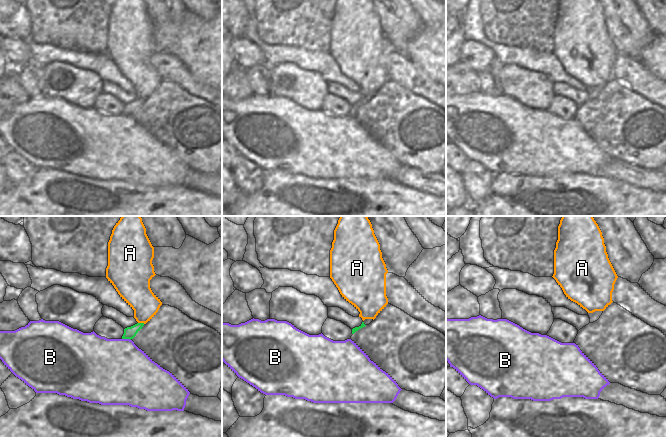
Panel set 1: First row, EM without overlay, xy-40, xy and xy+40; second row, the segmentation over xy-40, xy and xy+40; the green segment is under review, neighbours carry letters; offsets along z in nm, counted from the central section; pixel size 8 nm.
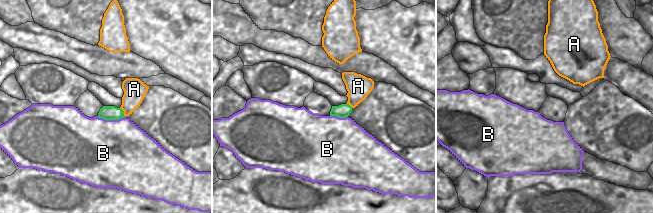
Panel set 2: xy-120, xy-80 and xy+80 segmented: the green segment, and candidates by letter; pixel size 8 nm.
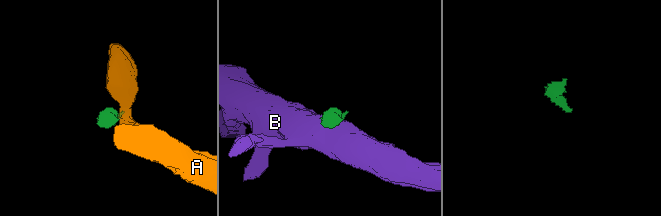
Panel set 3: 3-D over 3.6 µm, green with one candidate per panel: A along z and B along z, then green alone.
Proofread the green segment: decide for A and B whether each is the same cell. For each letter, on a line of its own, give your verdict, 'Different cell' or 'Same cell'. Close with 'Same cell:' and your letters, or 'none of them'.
A: Different cell
B: Different cell
Same cell: none of them

